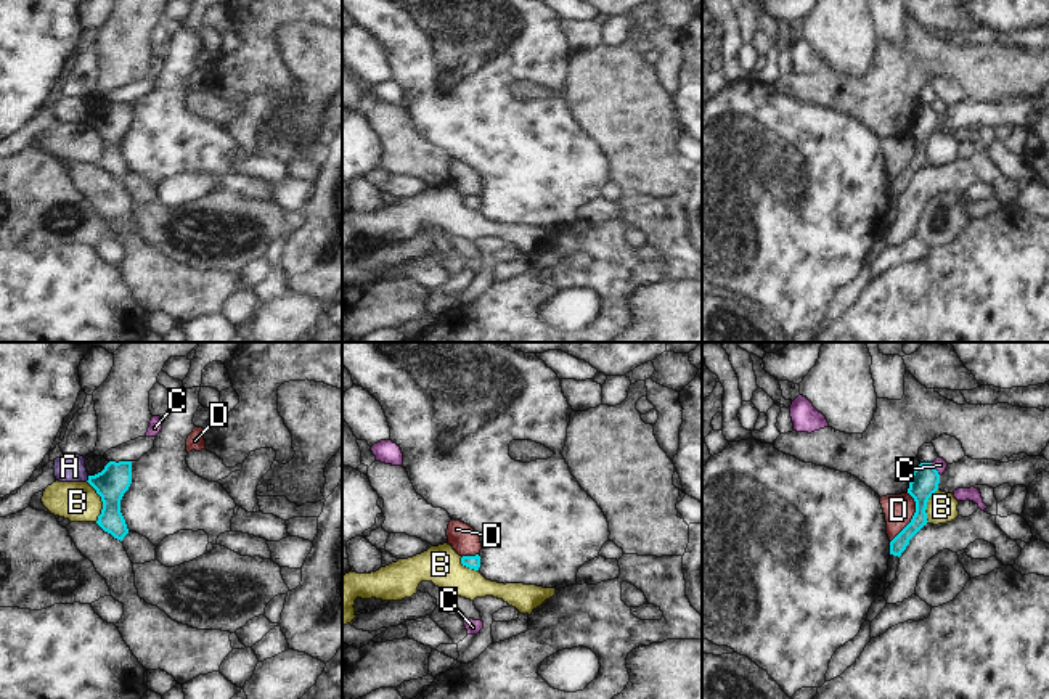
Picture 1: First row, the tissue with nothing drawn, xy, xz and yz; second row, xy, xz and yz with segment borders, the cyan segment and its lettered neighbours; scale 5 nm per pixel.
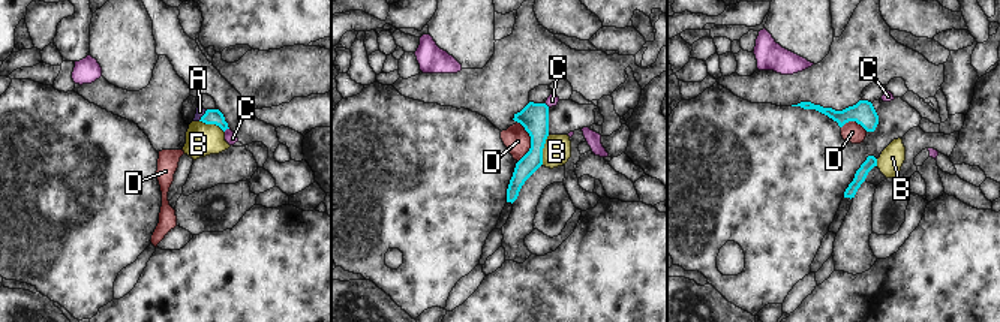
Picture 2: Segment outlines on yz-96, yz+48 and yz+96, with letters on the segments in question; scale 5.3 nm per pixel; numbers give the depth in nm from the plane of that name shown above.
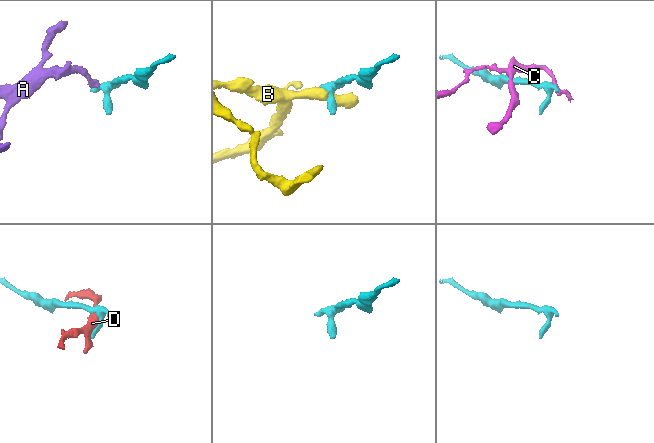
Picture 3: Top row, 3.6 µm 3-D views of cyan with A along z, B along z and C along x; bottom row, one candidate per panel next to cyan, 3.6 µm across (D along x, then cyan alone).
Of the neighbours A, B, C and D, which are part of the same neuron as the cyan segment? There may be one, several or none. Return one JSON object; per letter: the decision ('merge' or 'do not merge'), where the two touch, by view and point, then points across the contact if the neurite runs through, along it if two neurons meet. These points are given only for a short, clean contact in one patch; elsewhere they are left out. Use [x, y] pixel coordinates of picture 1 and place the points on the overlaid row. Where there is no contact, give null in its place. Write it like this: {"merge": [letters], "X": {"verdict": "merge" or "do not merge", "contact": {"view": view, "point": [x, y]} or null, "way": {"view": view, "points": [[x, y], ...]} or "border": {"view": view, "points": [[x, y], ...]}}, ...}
{"merge": [], "A": {"verdict": "do not merge", "contact": {"view": "xy", "point": [89, 479]}, "border": {"view": "xy", "points": [[89, 476], [85, 481]]}}, "B": {"verdict": "do not merge", "contact": {"view": "xy", "point": [102, 500]}, "border": {"view": "xy", "points": [[87, 481], [102, 502], [102, 513], [97, 521]]}}, "C": {"verdict": "do not merge", "contact": {"view": "yz", "point": [935, 470]}, "border": {"view": "yz", "points": [[930, 463], [940, 474]]}}, "D": {"verdict": "do not merge", "contact": {"view": "yz", "point": [913, 518]}, "border": {"view": "yz", "points": [[908, 492], [914, 502], [914, 515], [890, 542]]}}}

